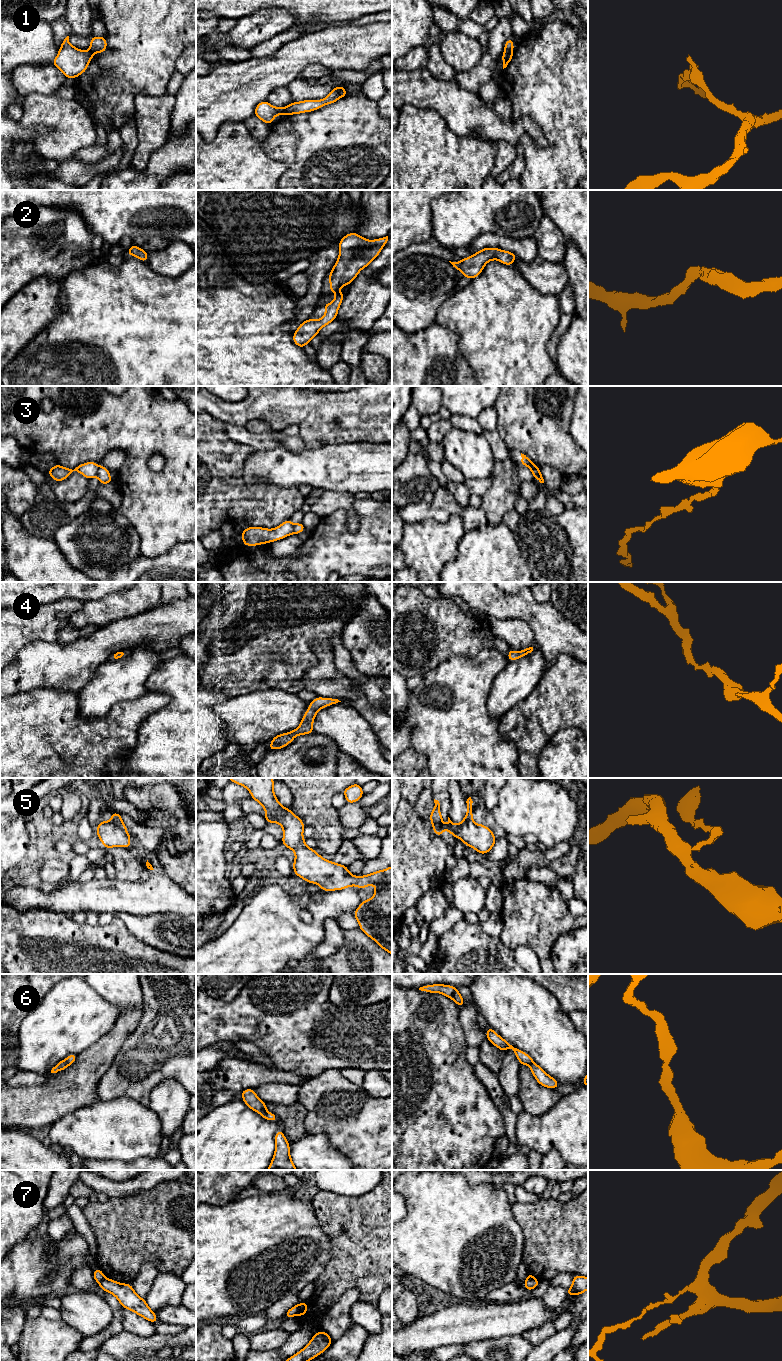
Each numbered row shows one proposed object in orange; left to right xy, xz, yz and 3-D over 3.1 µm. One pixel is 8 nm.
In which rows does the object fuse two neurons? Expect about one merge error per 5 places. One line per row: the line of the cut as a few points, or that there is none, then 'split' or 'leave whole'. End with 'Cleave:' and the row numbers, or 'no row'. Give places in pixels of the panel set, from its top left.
1: cut yz (512, 50), (504, 53); split
2: cut none; leave whole
3: cut xy (99, 466), (96, 475); split
4: cut none; leave whole
5: cut none; leave whole
6: cut none; leave whole
7: cut xz (297, 1304), (298, 1314); split
Cleave: 1, 3, 7

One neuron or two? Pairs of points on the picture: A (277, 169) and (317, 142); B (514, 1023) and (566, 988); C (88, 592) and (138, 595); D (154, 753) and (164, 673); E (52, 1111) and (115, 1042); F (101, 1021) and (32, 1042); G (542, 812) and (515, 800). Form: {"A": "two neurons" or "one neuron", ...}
{"A": "two neurons", "B": "two neurons", "C": "two neurons", "D": "one neuron", "E": "one neuron", "F": "one neuron", "G": "one neuron"}

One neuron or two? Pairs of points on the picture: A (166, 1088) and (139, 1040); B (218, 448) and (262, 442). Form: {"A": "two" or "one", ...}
{"A": "two", "B": "two"}

